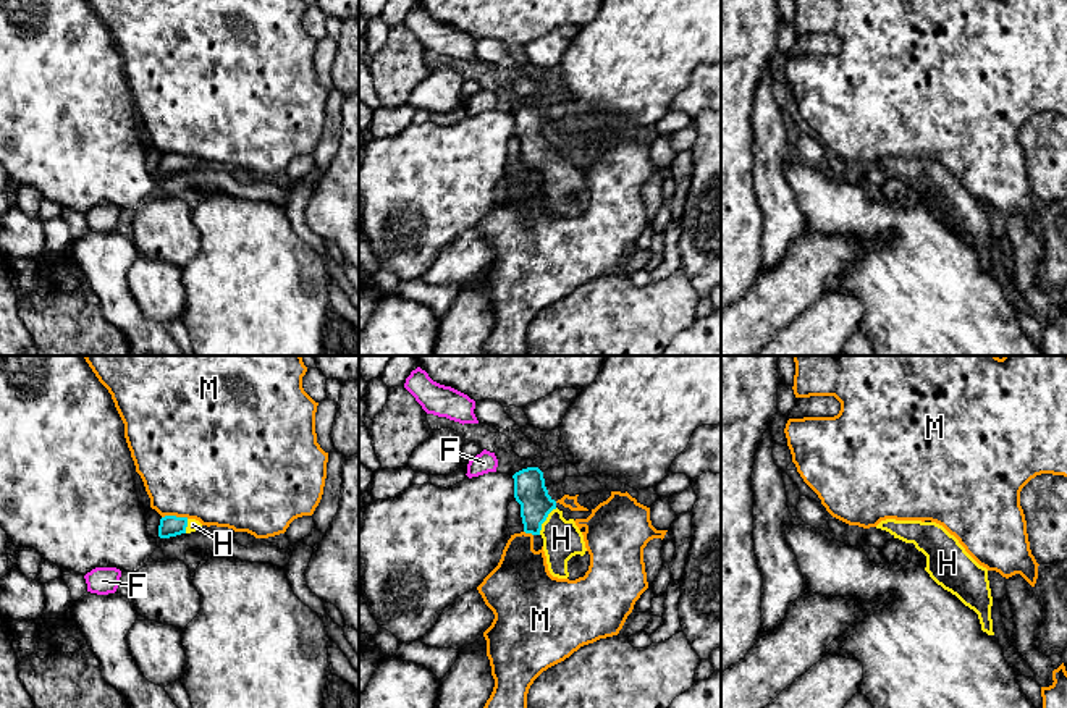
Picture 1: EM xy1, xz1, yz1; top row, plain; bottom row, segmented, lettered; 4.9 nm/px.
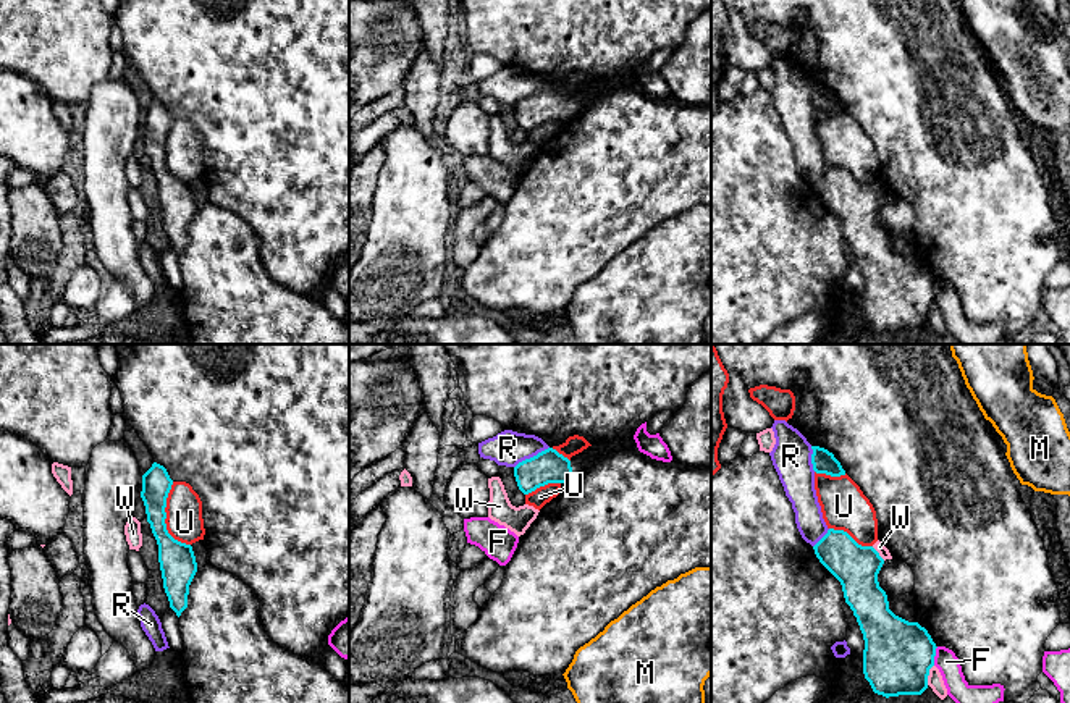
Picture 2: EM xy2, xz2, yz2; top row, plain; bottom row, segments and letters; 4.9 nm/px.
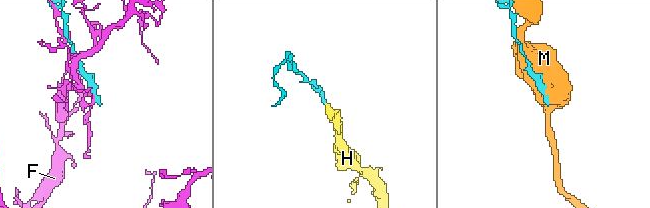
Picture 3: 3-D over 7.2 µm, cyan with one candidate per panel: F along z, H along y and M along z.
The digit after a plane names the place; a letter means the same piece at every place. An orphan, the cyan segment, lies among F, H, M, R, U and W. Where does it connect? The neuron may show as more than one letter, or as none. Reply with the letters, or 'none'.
H

